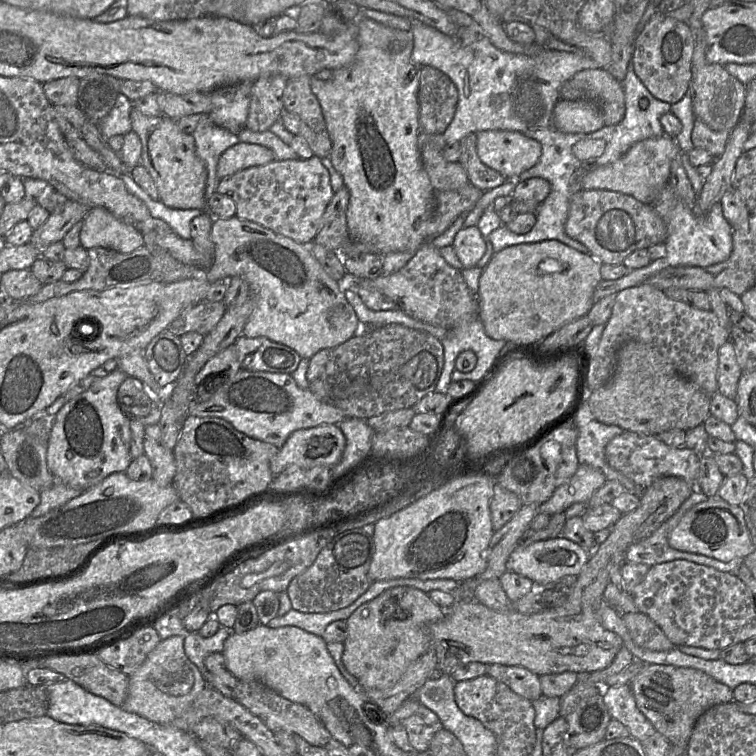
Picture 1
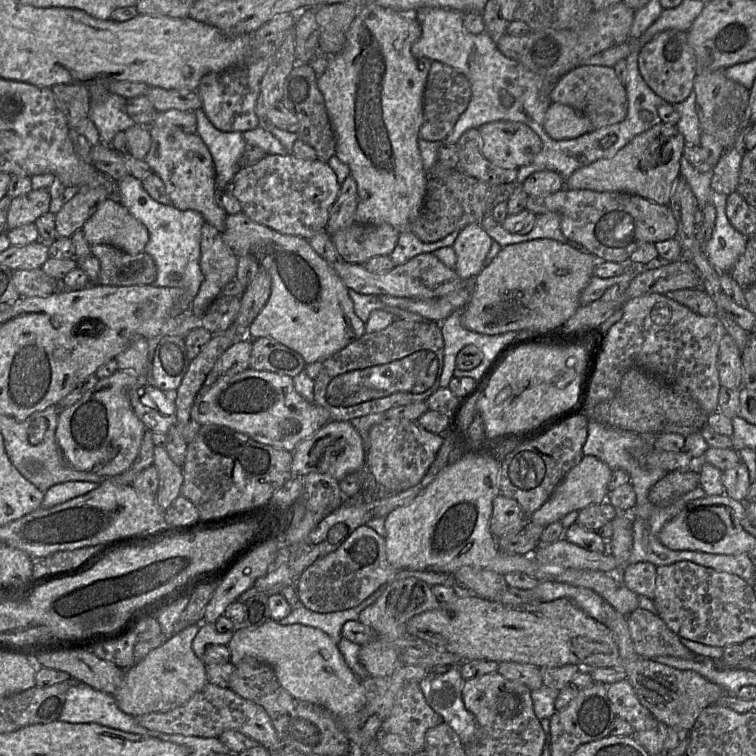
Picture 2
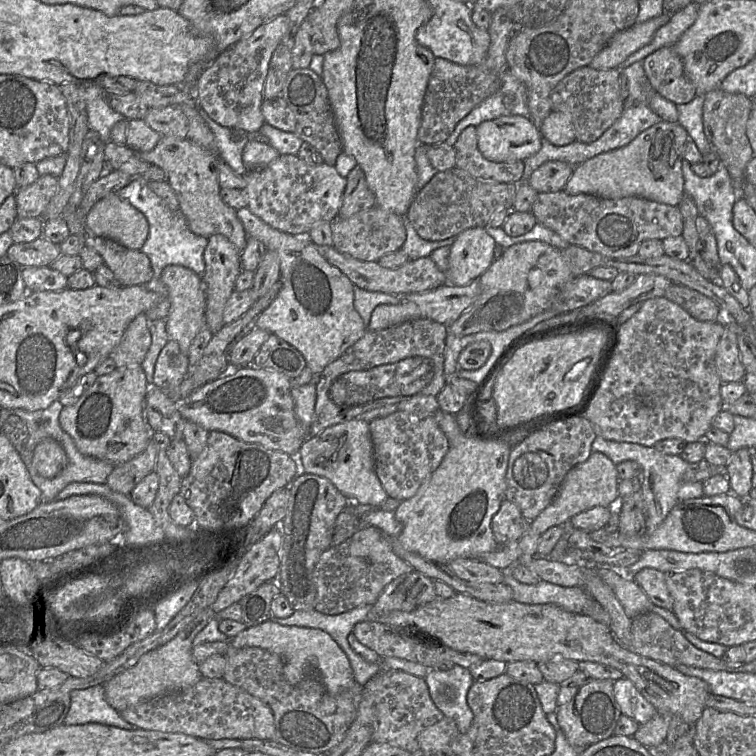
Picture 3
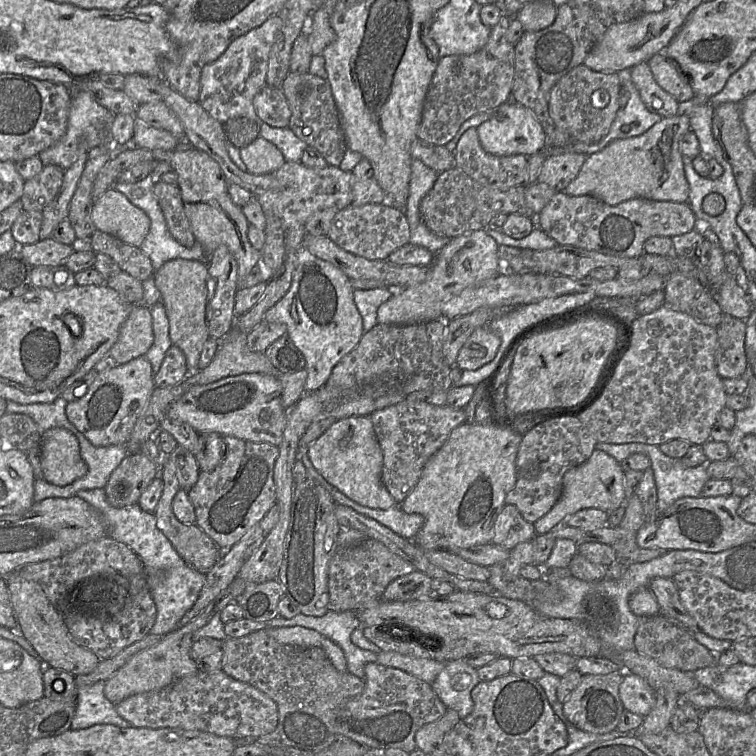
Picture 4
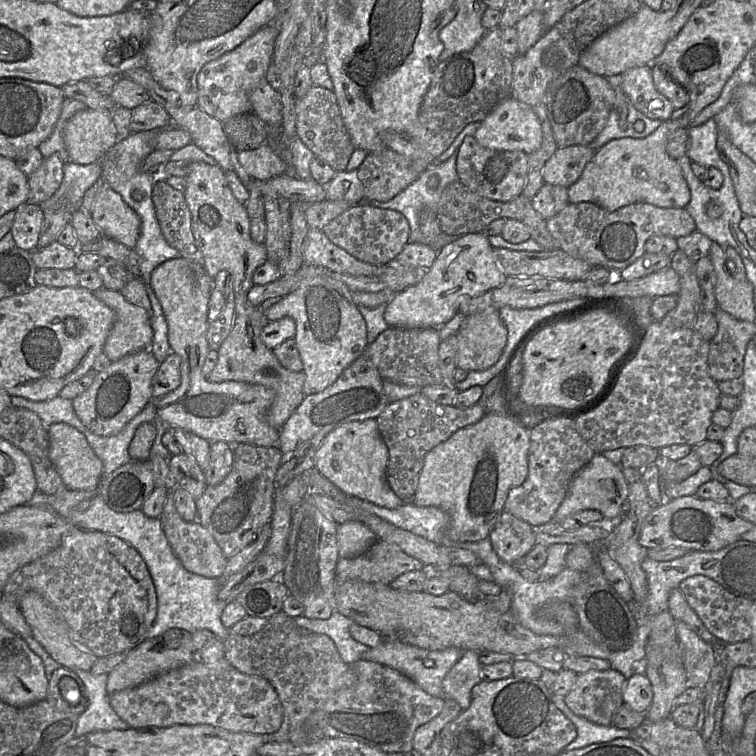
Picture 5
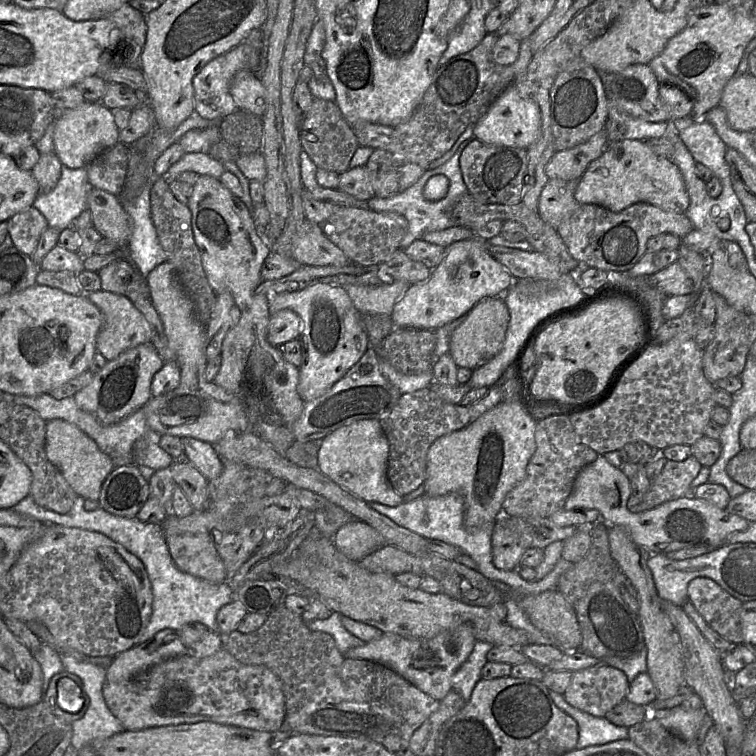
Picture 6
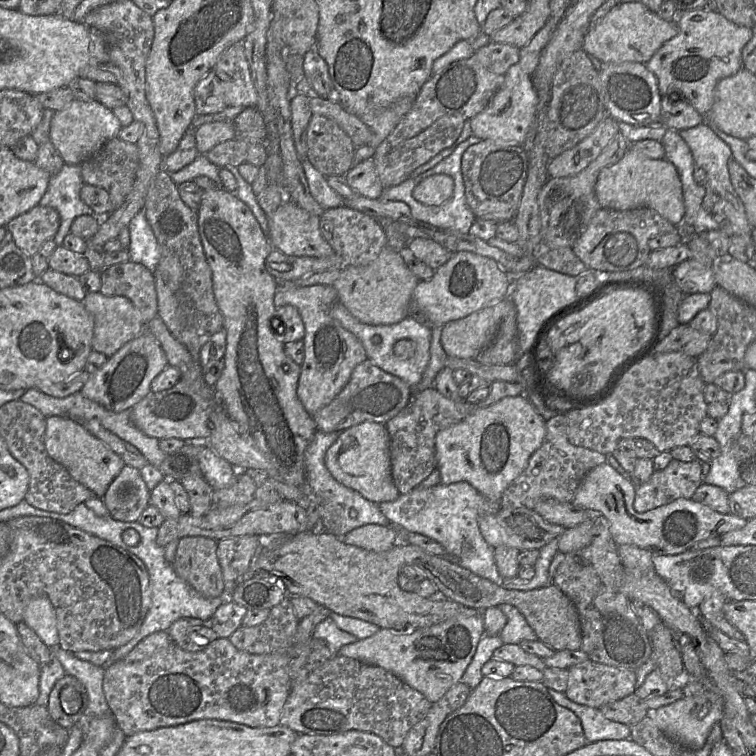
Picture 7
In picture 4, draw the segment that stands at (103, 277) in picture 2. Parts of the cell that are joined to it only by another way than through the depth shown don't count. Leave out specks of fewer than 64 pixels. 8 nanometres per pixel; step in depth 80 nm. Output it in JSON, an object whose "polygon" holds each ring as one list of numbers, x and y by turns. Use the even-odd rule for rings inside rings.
{"polygon":[[96,230,90,237,94,253,102,253,113,259,121,271,143,282,154,275,149,257,140,250,124,243,117,237]]}

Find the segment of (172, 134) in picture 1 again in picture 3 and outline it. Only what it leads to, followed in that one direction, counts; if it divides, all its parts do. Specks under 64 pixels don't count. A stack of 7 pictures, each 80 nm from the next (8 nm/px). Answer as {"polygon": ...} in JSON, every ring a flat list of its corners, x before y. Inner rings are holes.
{"polygon":[[162,136,154,149,139,153,139,157,165,172,165,180,174,190,180,211,194,234,207,239,212,235,221,234,234,245,241,255,247,245,248,237,243,224,237,217,237,210,225,204,220,197,218,157,215,153,188,138]]}

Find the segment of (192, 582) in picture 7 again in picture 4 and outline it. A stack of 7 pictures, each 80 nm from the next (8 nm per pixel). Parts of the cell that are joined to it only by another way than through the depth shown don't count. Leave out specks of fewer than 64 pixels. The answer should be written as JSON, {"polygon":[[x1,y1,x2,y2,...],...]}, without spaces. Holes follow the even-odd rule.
{"polygon":[[163,455,159,477,163,482,162,495,158,501,154,515,158,528,164,533,180,557,195,570,206,574,218,561,221,550,215,542,196,524,183,524,173,513,172,503,175,495,181,489,175,472,175,467,169,462,168,456]]}

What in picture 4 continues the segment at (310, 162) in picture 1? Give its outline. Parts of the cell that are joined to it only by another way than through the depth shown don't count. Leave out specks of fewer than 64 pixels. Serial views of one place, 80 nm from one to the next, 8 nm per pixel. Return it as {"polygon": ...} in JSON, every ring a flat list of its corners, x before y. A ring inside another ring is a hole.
{"polygon":[[285,162,271,173,280,183,278,191,267,191,256,196,264,215,278,216,287,230,289,227,305,225,306,220,315,212,326,208,341,210,352,202,353,175,339,167,327,165,324,168,311,168,302,162]]}

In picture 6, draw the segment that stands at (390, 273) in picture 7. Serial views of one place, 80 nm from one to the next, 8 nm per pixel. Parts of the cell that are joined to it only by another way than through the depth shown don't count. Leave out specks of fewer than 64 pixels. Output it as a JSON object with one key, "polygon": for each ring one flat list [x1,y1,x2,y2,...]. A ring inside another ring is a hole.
{"polygon":[[396,281,378,287,347,285,343,287,355,308,362,315,384,314,390,316,395,303,403,296,409,283]]}

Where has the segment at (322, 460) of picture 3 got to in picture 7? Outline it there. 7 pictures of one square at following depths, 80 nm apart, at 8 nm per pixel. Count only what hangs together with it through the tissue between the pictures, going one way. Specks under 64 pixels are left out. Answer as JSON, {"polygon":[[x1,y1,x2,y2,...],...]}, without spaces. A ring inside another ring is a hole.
{"polygon":[[366,421,341,431,324,461,335,480,371,502,394,501,400,495,391,474,390,436,382,423]]}

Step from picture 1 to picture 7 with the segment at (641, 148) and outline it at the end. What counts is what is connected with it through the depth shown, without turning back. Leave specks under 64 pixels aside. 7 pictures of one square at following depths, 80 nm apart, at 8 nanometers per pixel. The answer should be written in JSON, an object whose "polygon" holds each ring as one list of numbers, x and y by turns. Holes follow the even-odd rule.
{"polygon":[[629,146,621,160,601,170,595,194,602,208,618,211,647,207,674,226,683,224,685,206,682,185,676,167,667,159,651,159]]}

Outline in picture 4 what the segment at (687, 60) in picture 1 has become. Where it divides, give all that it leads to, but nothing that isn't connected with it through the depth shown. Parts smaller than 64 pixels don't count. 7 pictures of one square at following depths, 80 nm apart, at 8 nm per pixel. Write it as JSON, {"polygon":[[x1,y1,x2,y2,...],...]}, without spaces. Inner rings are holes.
{"polygon":[[655,54,647,63,656,83,678,103,689,101,695,96,688,78,674,60,663,54]]}

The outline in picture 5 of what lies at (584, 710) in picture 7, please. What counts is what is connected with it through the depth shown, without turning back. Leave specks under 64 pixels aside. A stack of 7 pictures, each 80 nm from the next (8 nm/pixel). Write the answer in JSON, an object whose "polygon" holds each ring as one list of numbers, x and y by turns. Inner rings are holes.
{"polygon":[[551,694,553,704,575,725,577,737,563,752,584,748,595,743,612,741,617,738,629,738,630,730,619,729,616,726,603,726,586,720,574,714,566,705,563,696]]}

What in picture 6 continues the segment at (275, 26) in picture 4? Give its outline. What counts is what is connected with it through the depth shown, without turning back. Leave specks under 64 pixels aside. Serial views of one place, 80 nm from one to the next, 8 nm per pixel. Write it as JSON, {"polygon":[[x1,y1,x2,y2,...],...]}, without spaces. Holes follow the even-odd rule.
{"polygon":[[242,41,230,51,209,61,193,78,194,112,208,120,221,120,238,110,230,93,230,84,234,75,242,69,257,70,259,51,249,43]]}

